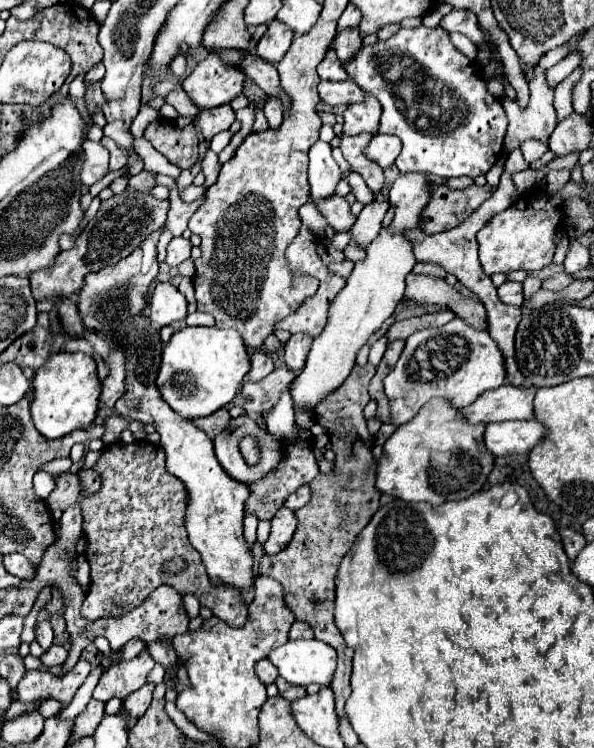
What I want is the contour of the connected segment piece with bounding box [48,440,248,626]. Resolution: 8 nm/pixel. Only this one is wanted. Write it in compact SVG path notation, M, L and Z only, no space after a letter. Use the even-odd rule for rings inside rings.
M138 440L132 444L122 444L122 442L114 442L110 446L104 448L102 456L98 458L98 462L94 464L94 470L98 472L102 486L98 492L84 496L82 494L82 484L80 478L72 472L66 472L62 476L56 478L56 488L48 498L48 506L54 508L68 508L72 504L80 504L82 508L82 530L86 536L86 560L90 562L90 576L92 576L92 584L88 588L86 600L82 604L82 616L84 618L116 618L126 614L128 610L140 606L160 584L170 584L174 586L174 590L184 598L186 594L194 594L200 600L200 606L208 606L214 616L218 616L220 620L228 622L230 626L242 626L246 622L246 612L248 606L242 600L242 594L238 596L236 588L224 588L224 586L212 586L212 582L208 580L208 574L204 572L200 554L192 548L192 544L188 542L188 534L186 534L186 526L184 526L184 518L186 518L186 508L188 508L188 490L186 486L172 476L166 470L166 462L164 462L164 450L158 444L146 442L146 440ZM174 556L182 556L188 562L188 568L176 576L164 576L162 574L162 564Z

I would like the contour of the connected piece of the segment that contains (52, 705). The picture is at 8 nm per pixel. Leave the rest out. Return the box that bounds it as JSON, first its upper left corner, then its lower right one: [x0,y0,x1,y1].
[37,700,65,719]

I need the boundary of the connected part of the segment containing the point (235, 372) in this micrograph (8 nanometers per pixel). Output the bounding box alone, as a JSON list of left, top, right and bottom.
[156,326,250,418]

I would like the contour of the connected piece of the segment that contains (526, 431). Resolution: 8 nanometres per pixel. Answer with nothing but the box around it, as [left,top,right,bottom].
[484,418,548,456]

